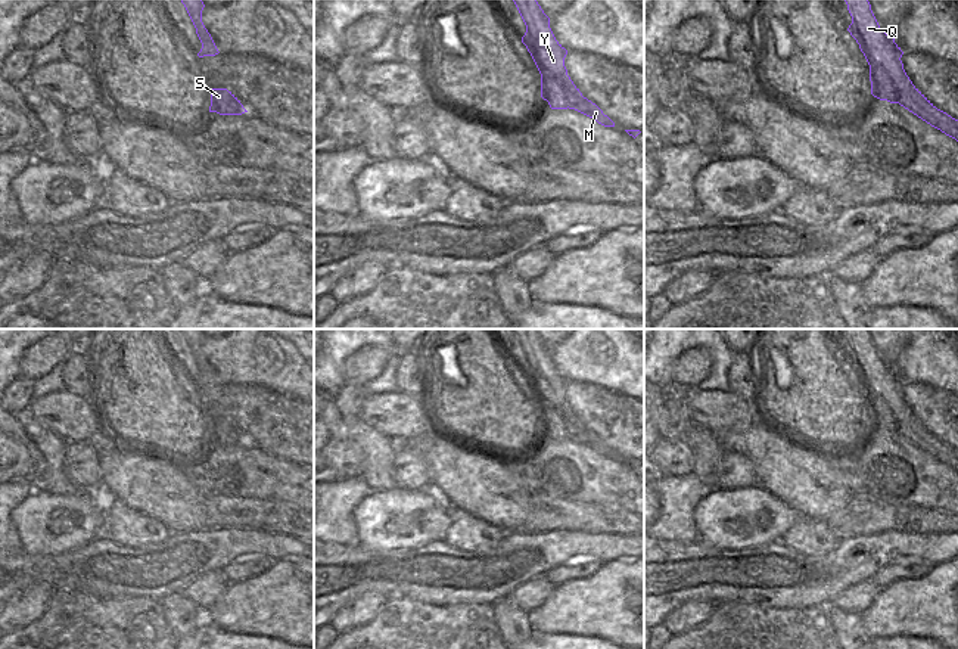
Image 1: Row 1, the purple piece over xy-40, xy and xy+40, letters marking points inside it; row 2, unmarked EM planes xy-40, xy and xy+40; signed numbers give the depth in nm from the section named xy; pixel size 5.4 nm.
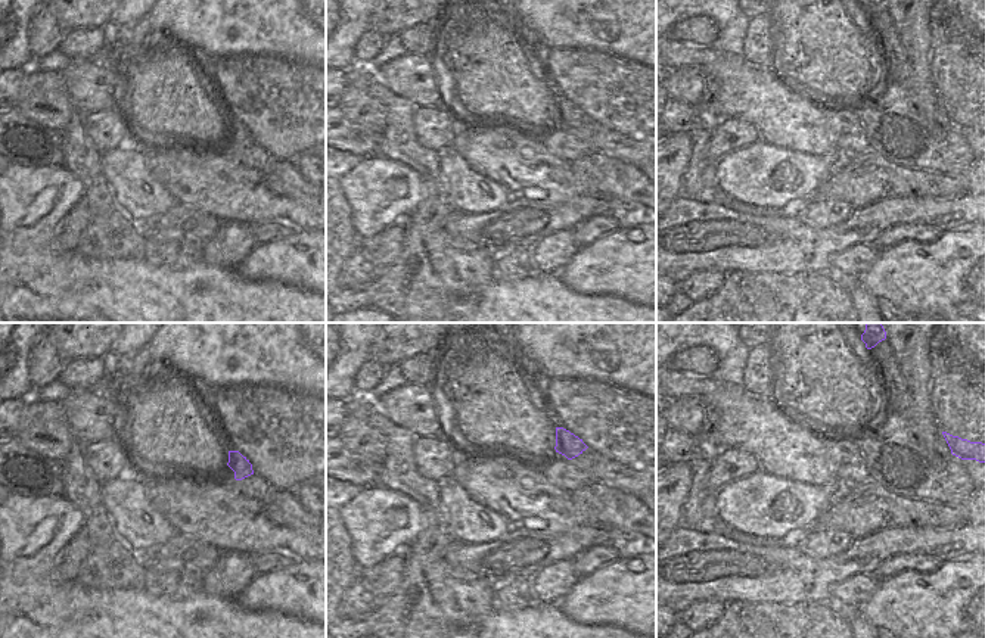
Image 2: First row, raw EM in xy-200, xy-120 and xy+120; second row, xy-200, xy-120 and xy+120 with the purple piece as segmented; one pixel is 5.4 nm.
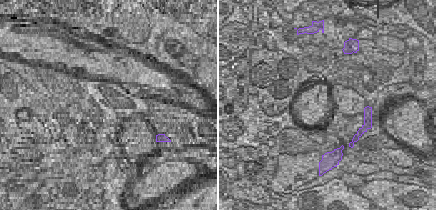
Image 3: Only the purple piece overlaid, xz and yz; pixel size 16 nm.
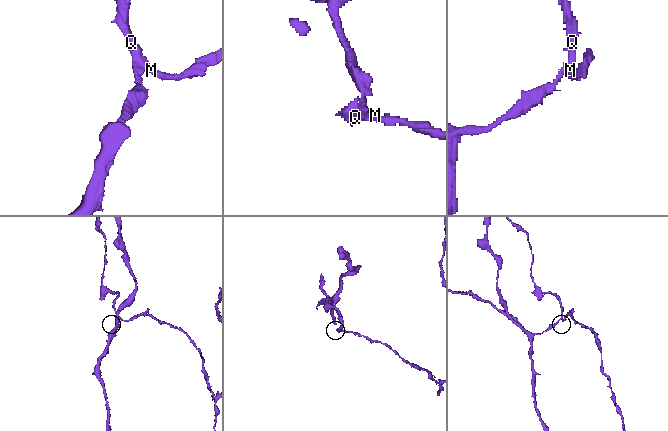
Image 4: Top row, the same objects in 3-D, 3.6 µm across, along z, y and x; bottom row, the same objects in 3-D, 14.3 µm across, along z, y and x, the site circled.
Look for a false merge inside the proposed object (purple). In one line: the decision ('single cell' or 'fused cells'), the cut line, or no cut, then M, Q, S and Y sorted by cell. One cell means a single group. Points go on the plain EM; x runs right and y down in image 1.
fused cells; cut xy+40 (870, 397), (879, 397), (890, 409), (898, 432); groups M Q Y / S

